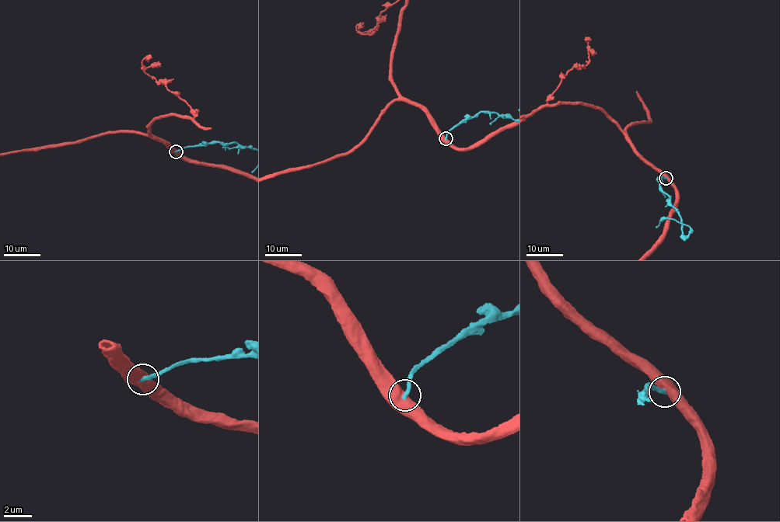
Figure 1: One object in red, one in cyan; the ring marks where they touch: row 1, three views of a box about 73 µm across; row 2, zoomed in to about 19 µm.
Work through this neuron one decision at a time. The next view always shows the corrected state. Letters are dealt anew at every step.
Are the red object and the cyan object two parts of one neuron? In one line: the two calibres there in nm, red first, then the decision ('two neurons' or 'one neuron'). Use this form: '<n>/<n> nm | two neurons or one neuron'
800/280 nm | two neurons

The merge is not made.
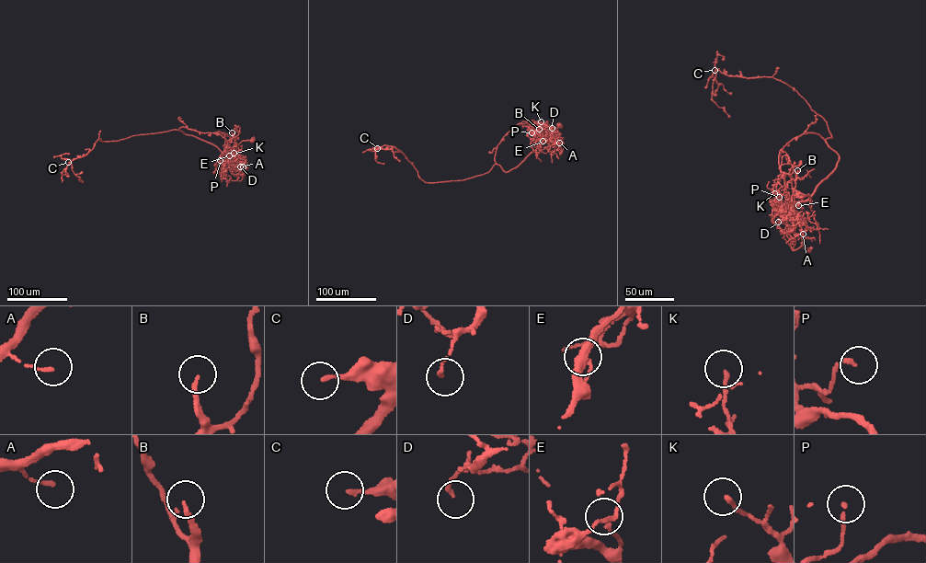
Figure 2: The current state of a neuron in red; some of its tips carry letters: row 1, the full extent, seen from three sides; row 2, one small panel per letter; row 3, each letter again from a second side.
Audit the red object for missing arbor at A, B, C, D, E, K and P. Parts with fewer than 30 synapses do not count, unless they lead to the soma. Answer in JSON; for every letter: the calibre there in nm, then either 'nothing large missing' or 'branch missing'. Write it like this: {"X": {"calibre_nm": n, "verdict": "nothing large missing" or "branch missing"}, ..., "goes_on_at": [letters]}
{"A": {"calibre_nm": 130, "verdict": "nothing large missing"}, "B": {"calibre_nm": 150, "verdict": "branch missing"}, "C": {"calibre_nm": 150, "verdict": "nothing large missing"}, "D": {"calibre_nm": 120, "verdict": "nothing large missing"}, "E": {"calibre_nm": 120, "verdict": "nothing large missing"}, "K": {"calibre_nm": 170, "verdict": "nothing large missing"}, "P": {"calibre_nm": 130, "verdict": "nothing large missing"}, "goes_on_at": ["B"]}

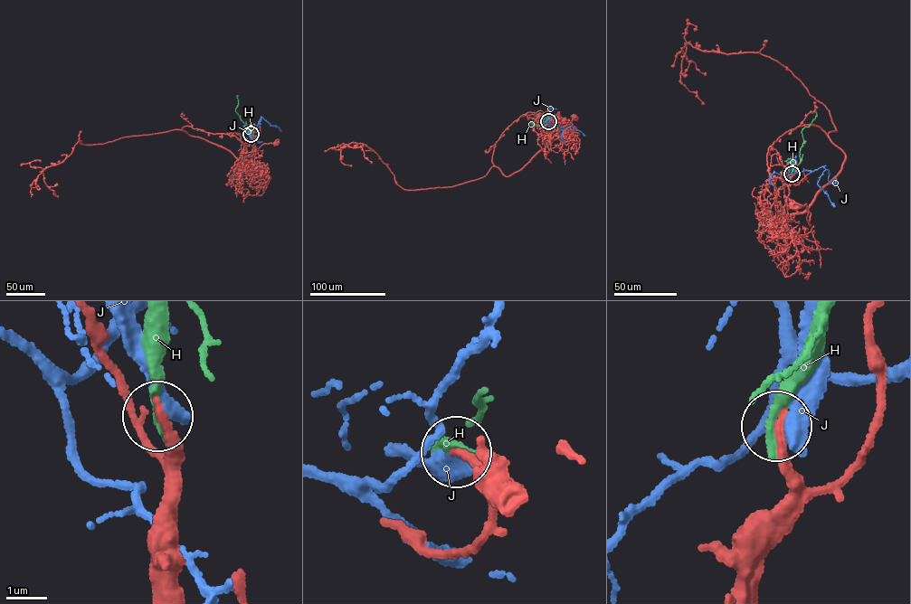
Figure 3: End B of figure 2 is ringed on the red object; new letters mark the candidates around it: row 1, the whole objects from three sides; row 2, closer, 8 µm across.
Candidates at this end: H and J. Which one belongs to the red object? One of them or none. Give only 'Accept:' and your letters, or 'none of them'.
Accept: H

